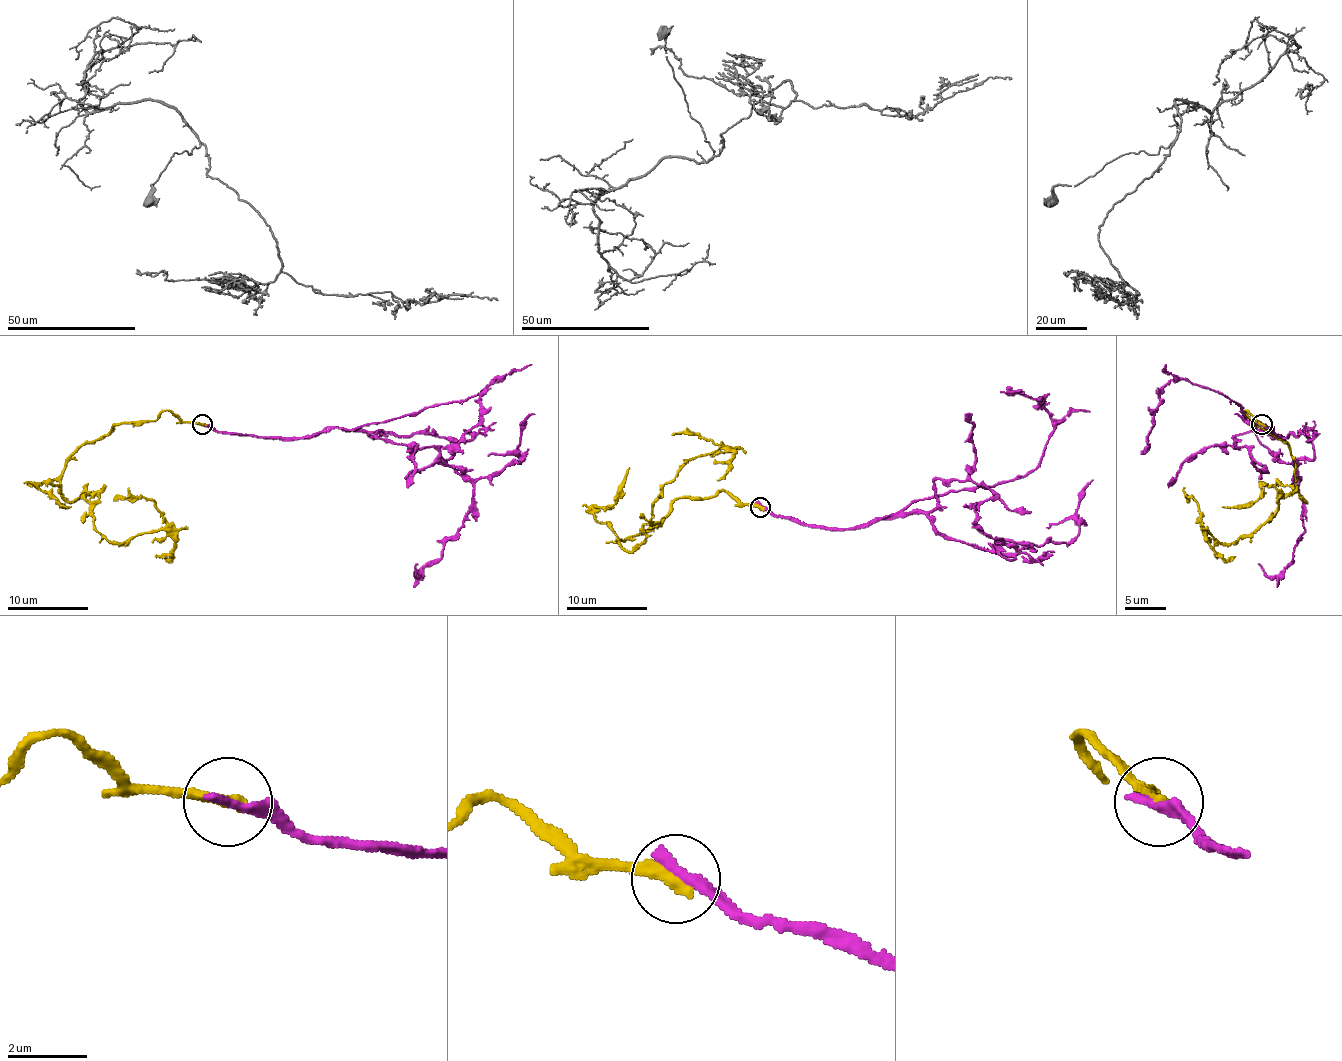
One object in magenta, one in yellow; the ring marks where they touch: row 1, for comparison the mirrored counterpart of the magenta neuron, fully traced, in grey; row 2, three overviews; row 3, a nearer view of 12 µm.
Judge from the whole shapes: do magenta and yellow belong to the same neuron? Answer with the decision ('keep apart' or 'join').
keep apart

